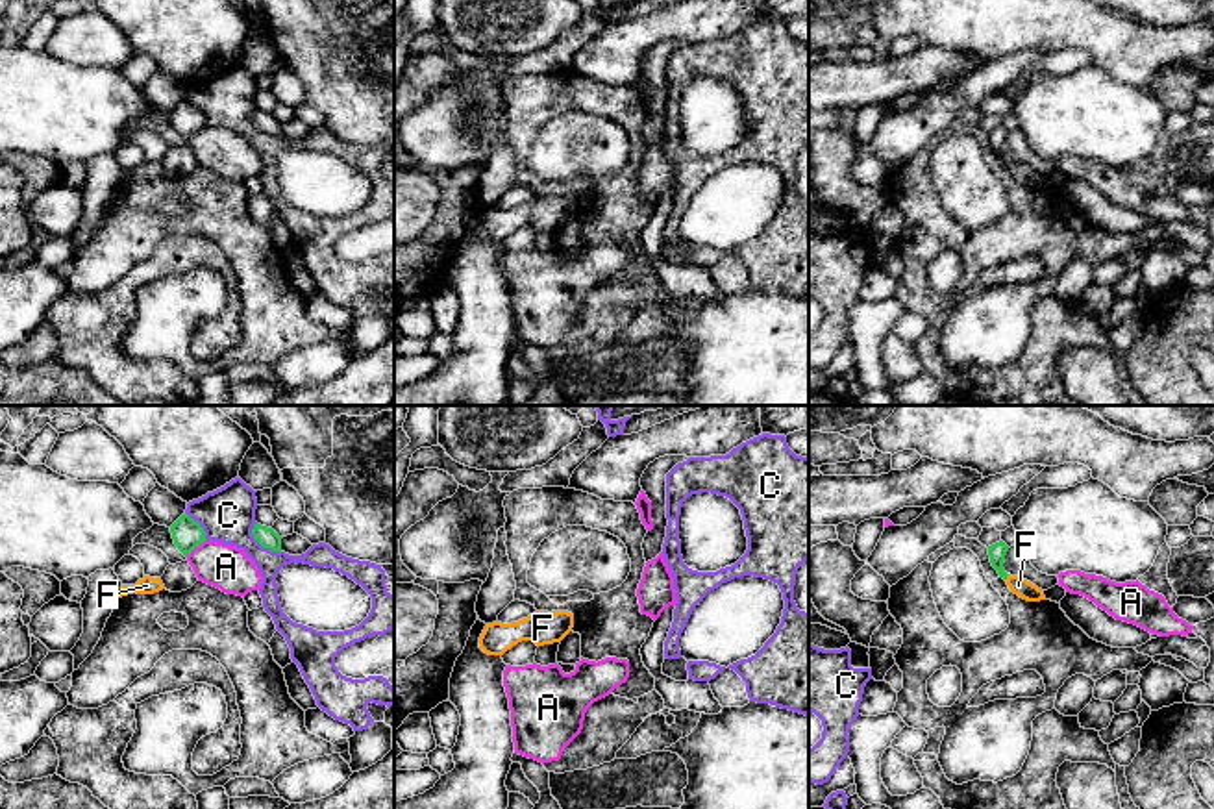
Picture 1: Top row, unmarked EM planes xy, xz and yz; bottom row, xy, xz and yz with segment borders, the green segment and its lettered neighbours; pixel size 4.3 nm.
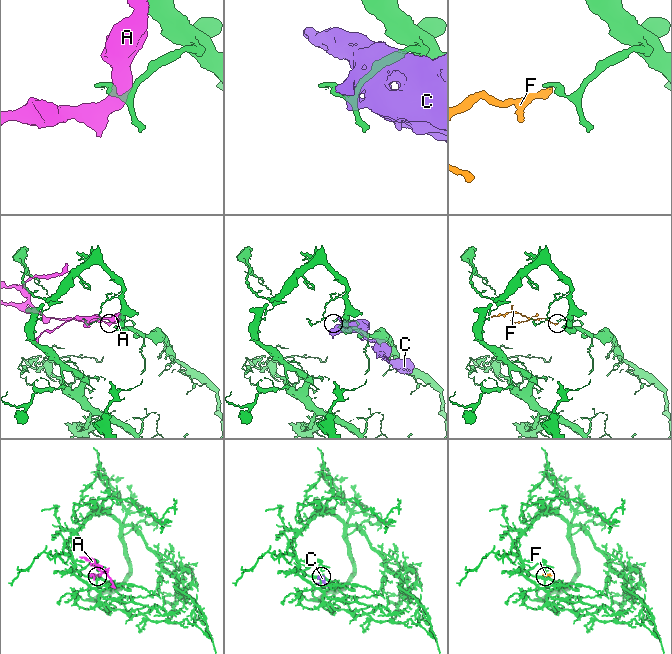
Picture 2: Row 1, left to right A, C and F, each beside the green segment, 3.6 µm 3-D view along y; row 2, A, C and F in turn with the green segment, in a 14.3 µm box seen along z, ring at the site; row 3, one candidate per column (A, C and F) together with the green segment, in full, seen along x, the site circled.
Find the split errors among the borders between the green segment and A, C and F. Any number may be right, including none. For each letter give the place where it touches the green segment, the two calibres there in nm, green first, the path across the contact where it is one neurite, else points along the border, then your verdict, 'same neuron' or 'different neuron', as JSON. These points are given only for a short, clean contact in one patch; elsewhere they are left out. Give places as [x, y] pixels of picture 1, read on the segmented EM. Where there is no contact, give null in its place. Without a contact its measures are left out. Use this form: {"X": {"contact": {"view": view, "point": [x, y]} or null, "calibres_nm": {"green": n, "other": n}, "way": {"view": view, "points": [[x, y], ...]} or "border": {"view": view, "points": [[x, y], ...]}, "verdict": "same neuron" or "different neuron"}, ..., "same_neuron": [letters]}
{"A": {"contact": {"view": "xy", "point": [195, 547]}, "calibres_nm": {"green": 140, "other": 190}, "border": {"view": "xy", "points": [[206, 539], [185, 556]]}, "verdict": "different neuron"}, "C": {"contact": {"view": "xy", "point": [260, 543]}, "calibres_nm": {"green": 90, "other": 240}, "verdict": "different neuron"}, "F": {"contact": {"view": "yz", "point": [1005, 578]}, "calibres_nm": {"green": 70, "other": 80}, "way": {"view": "yz", "points": [[998, 550], [998, 567], [1005, 578], [1018, 585]]}, "verdict": "same neuron"}, "same_neuron": ["F"]}

